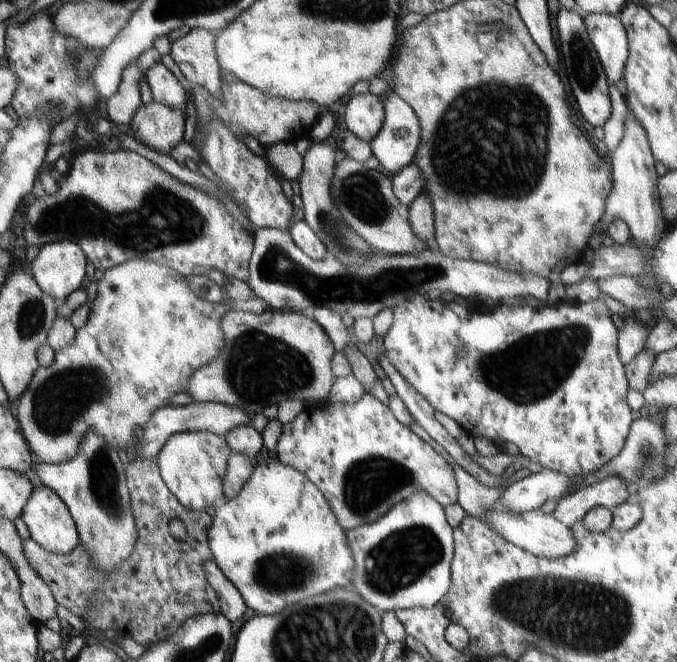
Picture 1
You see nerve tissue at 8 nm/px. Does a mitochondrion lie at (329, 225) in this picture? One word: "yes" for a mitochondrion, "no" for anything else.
yes

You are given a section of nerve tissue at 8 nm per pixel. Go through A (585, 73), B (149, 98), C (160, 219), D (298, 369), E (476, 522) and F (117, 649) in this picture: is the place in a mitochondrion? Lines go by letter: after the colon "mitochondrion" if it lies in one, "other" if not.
A: mitochondrion
B: other
C: mitochondrion
D: mitochondrion
E: other
F: other

